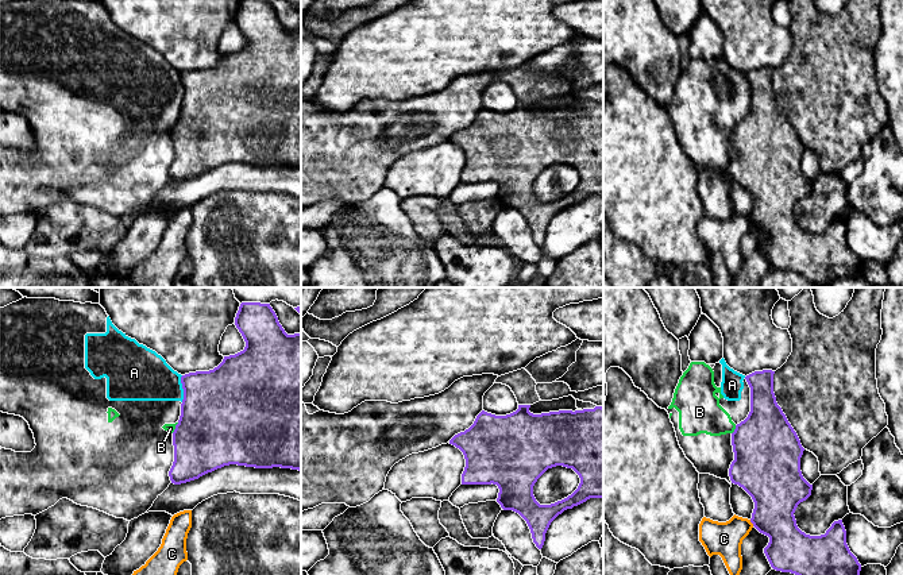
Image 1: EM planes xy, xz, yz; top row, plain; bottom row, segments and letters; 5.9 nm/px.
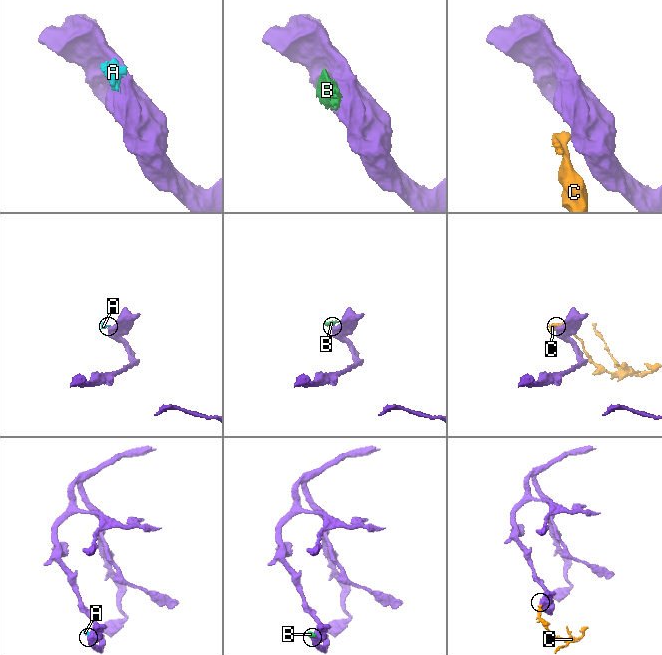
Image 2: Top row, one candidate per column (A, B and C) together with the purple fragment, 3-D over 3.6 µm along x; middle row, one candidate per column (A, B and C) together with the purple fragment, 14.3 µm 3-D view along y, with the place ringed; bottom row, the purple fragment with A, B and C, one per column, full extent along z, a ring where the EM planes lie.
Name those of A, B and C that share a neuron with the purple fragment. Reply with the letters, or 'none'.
none

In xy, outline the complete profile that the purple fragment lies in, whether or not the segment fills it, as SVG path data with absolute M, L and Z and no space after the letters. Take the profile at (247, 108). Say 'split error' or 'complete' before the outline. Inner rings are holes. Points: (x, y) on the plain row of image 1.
complete; M242 0L235 23L246 39L243 49L224 54L213 67L181 74L184 97L173 130L174 159L169 169L174 182L198 177L229 162L301 169L301 30L288 32L270 1L261 0Z

